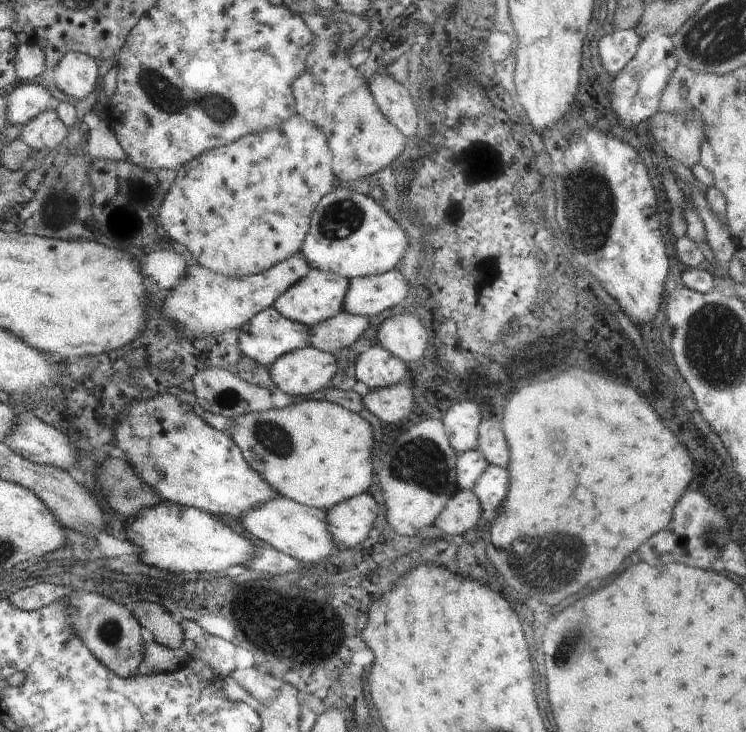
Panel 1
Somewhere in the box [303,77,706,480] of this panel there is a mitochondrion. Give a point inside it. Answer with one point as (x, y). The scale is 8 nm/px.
(588, 197)

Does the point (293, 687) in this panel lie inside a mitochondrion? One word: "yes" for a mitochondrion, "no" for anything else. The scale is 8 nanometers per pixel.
no

